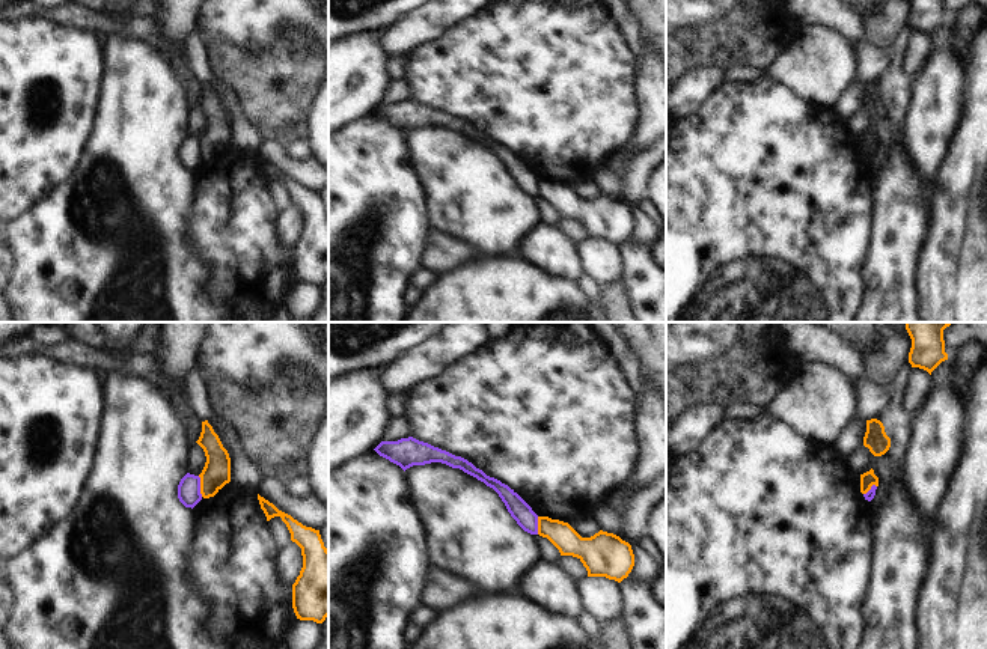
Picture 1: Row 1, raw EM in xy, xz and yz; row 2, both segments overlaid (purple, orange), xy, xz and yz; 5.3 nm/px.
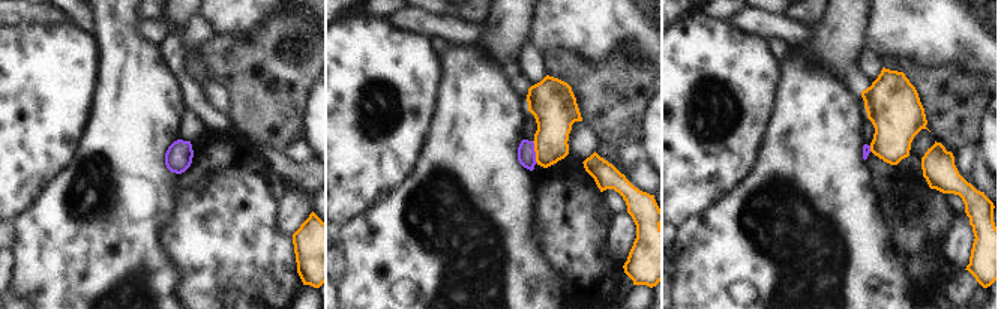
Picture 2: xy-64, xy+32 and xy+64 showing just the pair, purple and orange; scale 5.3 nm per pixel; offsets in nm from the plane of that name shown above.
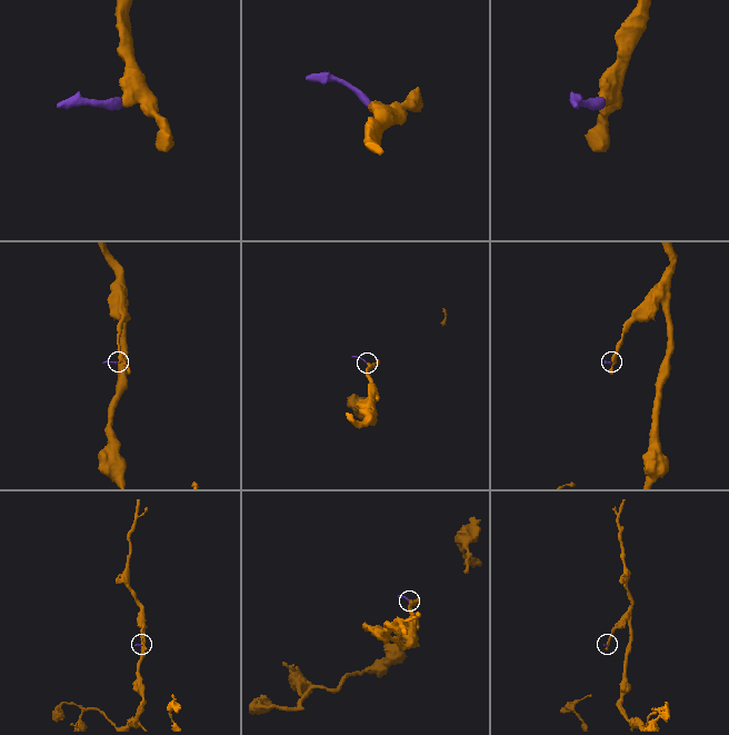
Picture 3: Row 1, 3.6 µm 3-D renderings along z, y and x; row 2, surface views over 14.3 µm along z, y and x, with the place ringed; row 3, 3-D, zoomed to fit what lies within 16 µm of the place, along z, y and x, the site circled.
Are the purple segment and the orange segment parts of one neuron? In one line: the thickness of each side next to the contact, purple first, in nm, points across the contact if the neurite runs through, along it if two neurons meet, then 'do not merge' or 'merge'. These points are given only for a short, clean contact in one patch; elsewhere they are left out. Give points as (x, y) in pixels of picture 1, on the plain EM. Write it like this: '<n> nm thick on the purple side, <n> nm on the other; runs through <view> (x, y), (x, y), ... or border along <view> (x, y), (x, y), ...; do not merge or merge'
130 nm thick on the purple side, 150 nm on the other; border along xy (198, 139), (202, 158); do not merge

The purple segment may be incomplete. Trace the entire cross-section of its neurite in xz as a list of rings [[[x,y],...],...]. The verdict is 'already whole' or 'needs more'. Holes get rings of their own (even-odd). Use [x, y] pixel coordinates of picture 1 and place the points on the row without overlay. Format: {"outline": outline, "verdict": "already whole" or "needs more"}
{"outline": [[[413,99],[401,101],[398,104],[381,104],[374,113],[380,119],[399,128],[404,134],[413,128],[425,128],[431,125],[442,125],[452,131],[463,133],[493,151],[505,166],[511,179],[524,194],[538,197],[538,178],[532,173],[532,170],[508,148],[487,139],[467,122],[455,119]]], "verdict": "already whole"}

